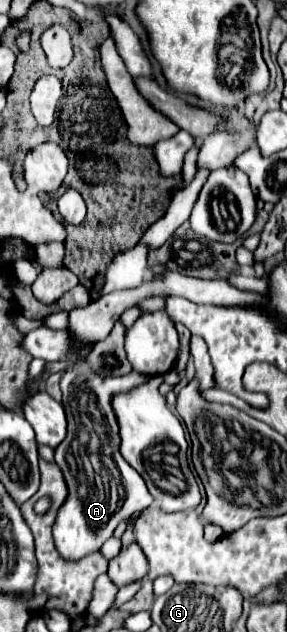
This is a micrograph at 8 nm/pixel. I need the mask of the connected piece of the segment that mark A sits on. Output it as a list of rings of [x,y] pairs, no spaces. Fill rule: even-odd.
[[[88,350],[64,372],[60,382],[64,396],[62,404],[68,416],[68,436],[54,450],[54,460],[64,474],[68,496],[56,514],[52,534],[56,550],[66,560],[80,560],[86,554],[98,552],[102,544],[112,538],[120,522],[128,522],[134,512],[144,510],[154,502],[142,476],[120,456],[118,424],[110,406],[114,394],[128,392],[148,378],[140,374],[140,380],[106,380],[88,368],[86,356]],[[88,462],[92,462],[92,468],[88,468]]]

